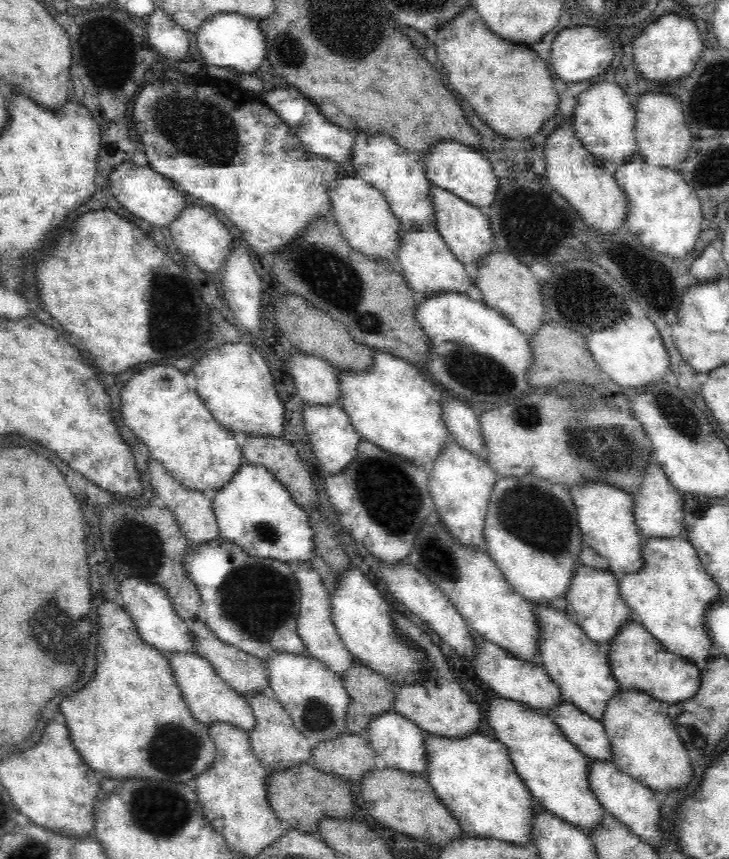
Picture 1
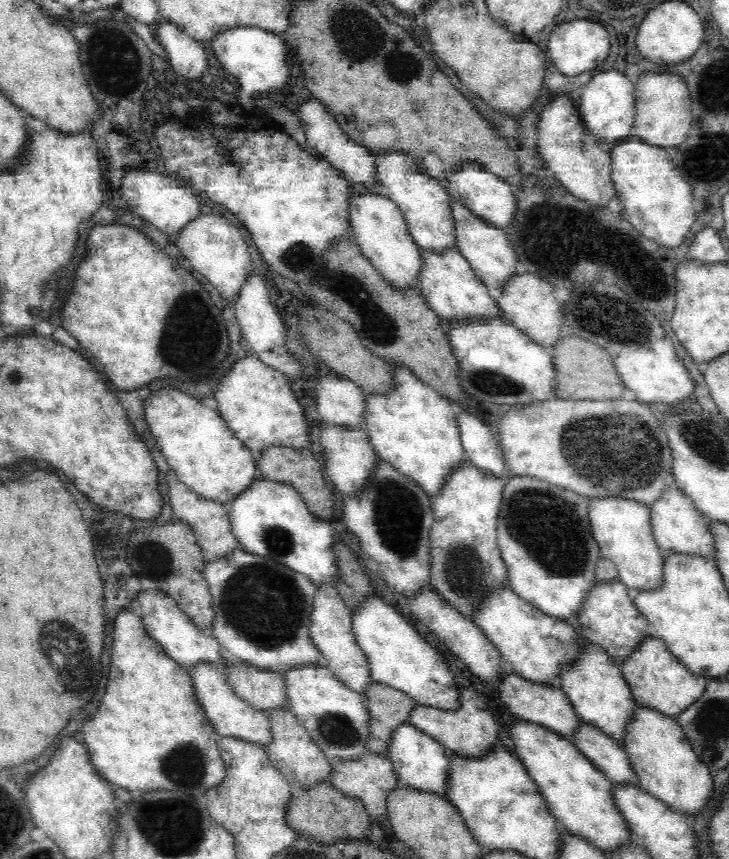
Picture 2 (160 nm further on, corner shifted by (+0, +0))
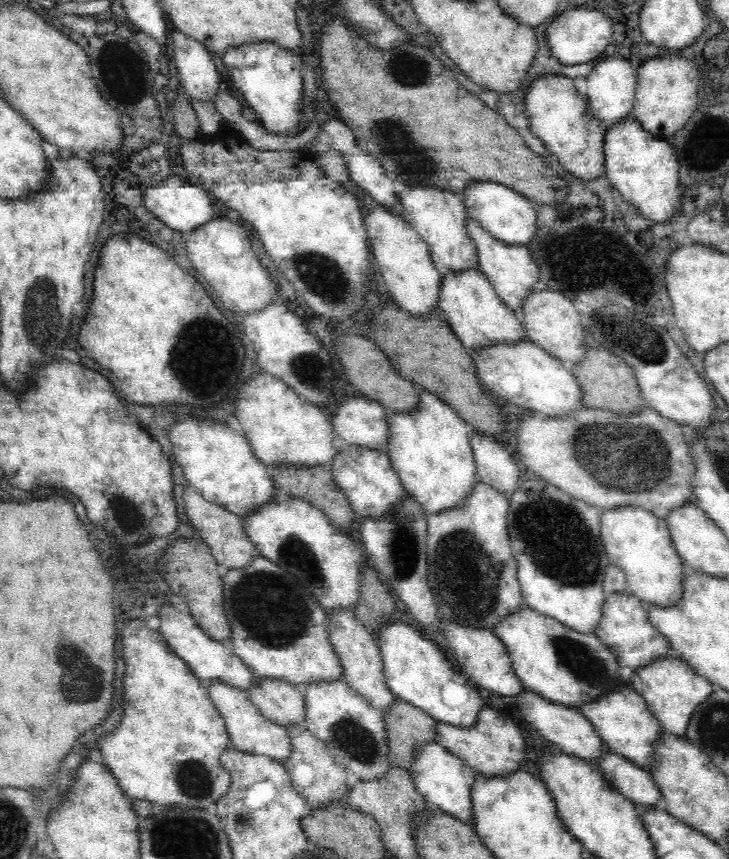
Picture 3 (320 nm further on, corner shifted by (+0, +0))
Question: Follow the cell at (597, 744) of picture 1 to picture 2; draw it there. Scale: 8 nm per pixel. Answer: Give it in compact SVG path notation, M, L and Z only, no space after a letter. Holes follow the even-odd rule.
M580 720L573 728L573 743L611 783L630 781L637 785L620 739L614 739L598 727Z

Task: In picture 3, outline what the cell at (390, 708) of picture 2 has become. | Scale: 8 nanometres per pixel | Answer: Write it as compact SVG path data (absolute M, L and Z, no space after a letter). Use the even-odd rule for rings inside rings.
M394 697L384 711L386 760L391 766L408 768L413 748L424 741L434 741L434 719L402 698Z

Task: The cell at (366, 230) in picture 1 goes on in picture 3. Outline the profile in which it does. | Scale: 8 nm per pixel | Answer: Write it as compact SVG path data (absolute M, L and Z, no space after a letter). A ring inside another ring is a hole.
M384 205L363 212L363 223L373 266L380 272L393 299L414 315L425 315L431 308L436 309L441 274L432 264L426 243L413 226L401 215L394 216Z

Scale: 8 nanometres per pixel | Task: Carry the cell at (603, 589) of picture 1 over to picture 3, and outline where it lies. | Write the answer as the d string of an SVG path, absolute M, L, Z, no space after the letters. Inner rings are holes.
M614 592L605 596L593 635L613 654L619 668L630 666L639 669L654 657L665 655L669 649L668 640L652 626L644 605L627 592Z

